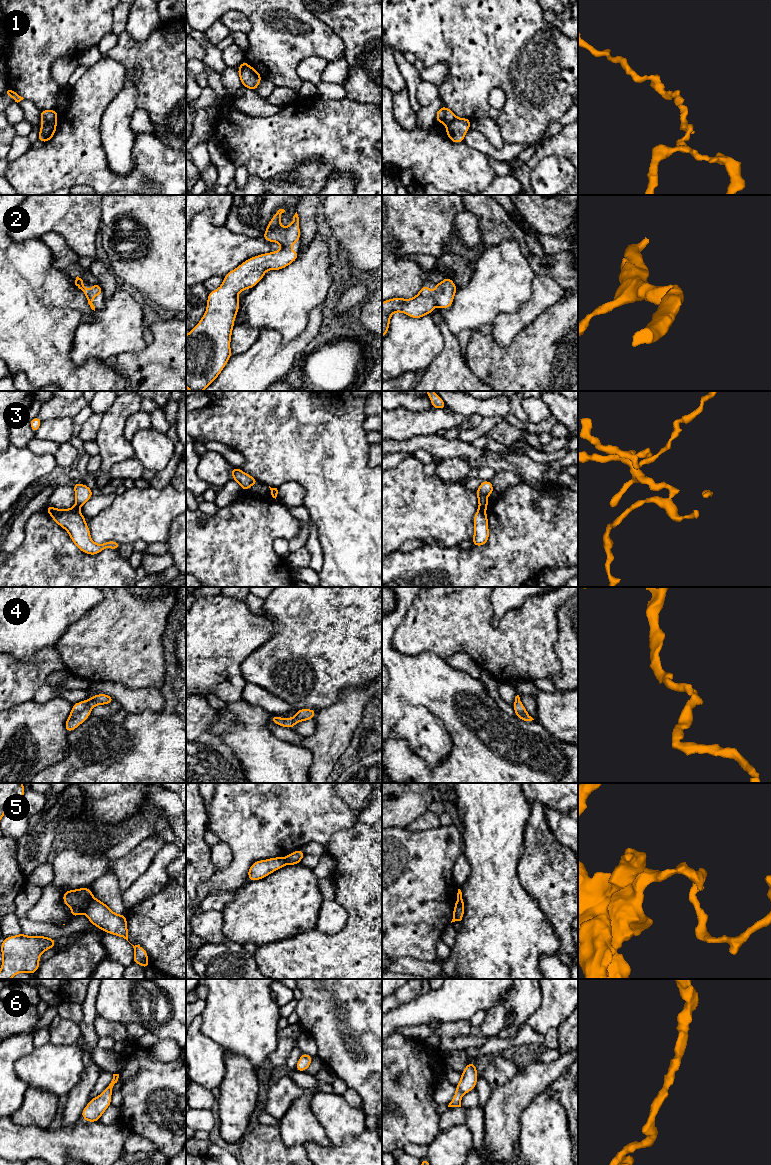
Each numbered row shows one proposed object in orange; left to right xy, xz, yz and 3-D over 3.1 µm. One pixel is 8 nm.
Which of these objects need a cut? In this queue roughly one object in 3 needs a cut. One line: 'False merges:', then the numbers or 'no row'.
False merges: 1, 3, 5

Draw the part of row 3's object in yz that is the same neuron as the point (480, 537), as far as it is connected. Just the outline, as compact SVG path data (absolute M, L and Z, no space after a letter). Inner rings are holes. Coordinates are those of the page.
M479 506L474 515L473 546L483 546L487 543L489 538L488 518L486 510Z

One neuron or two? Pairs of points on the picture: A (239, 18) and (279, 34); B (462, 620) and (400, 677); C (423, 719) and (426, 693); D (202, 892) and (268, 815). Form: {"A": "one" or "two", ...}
{"A": "two", "B": "two", "C": "two", "D": "one"}

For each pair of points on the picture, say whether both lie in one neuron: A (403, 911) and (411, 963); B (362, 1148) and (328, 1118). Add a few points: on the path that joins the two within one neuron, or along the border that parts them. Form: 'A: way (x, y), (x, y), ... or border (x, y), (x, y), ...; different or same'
A: border (392, 957), (415, 957), (433, 961); different
B: border (365, 1129), (347, 1135), (342, 1144), (333, 1145); different

